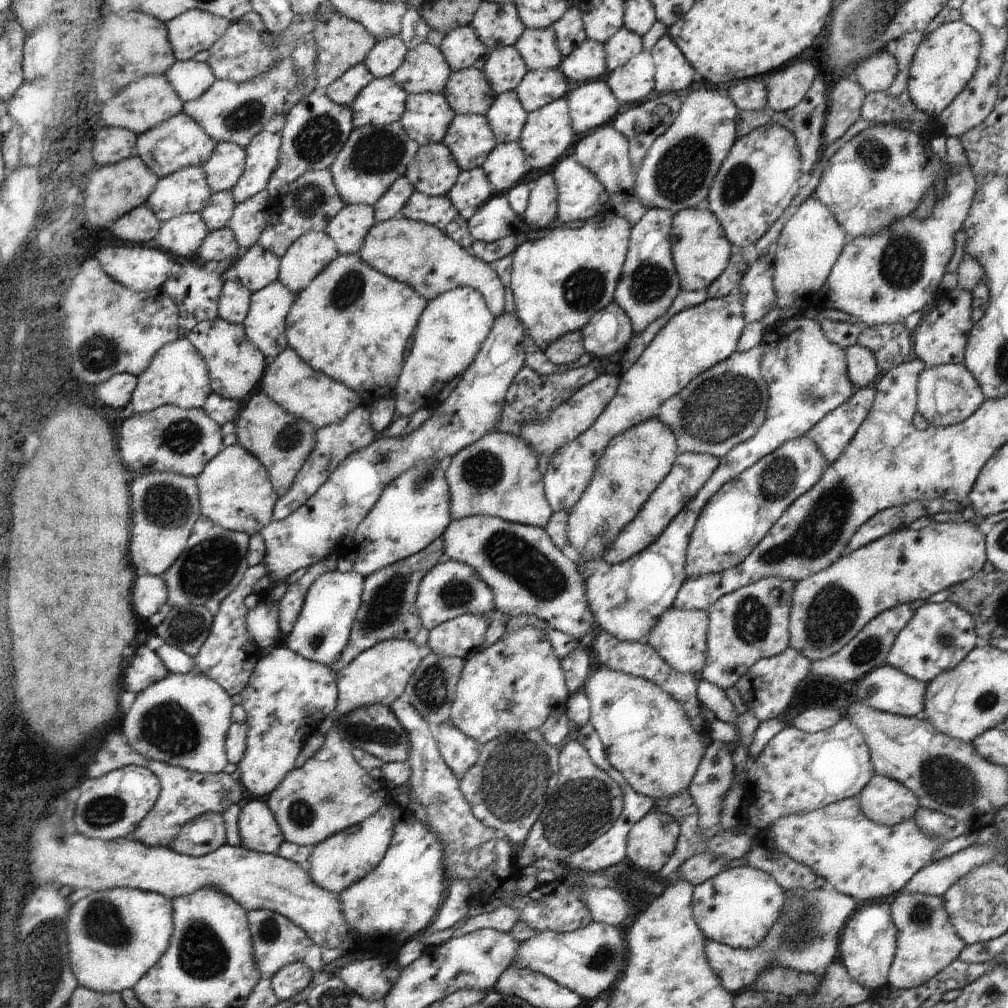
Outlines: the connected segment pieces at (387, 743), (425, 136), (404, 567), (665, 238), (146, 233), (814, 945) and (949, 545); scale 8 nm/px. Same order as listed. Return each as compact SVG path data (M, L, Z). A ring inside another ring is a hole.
M383 704L366 705L351 713L346 713L337 720L337 731L354 748L372 754L383 763L406 762L408 758L409 738L394 713Z
M425 92L407 96L404 112L398 121L408 136L421 147L430 143L442 143L454 117L456 114L442 93Z
M437 538L424 550L374 571L363 580L362 604L352 623L348 644L335 664L329 667L335 672L342 670L361 652L372 648L378 643L390 639L414 640L420 632L421 618L417 607L417 594L420 581L425 574L445 558L443 538Z
M647 209L646 214L631 228L629 247L613 294L613 302L630 318L634 335L638 335L650 323L666 314L681 291L669 238L673 216L674 214L664 209Z
M144 204L116 219L109 227L112 234L124 242L144 244L156 238L160 225L156 215Z
M829 885L816 889L810 887L796 891L785 891L785 893L786 904L783 906L783 911L780 912L779 920L774 923L774 926L756 948L748 950L735 949L712 939L705 940L704 950L708 964L711 966L712 972L719 978L720 984L728 992L732 993L744 988L746 985L752 985L757 976L772 965L783 966L786 969L796 969L801 973L810 973L812 971L822 973L824 968L838 959L839 938L843 924L848 920L850 914L856 910L858 901L848 895L840 894Z
M972 521L938 523L932 522L920 530L904 527L893 530L866 546L840 557L828 568L795 583L789 610L790 647L800 651L811 661L821 661L842 650L881 612L902 603L923 603L935 592L960 584L982 571L987 560L985 536Z

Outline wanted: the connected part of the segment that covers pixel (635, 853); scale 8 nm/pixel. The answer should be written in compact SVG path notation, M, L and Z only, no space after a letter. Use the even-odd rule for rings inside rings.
M655 808L630 829L627 838L628 860L640 872L656 877L674 852L680 833L676 819Z

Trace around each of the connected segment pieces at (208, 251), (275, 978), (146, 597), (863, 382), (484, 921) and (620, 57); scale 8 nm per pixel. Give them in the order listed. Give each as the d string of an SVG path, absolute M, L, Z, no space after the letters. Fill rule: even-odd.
M226 226L224 229L209 231L208 236L196 249L195 254L198 254L207 263L210 260L216 260L216 262L230 260L234 262L240 252L241 249L234 233Z
M304 962L286 965L270 976L272 990L280 1000L286 1000L310 985L312 973Z
M143 575L136 578L132 588L132 606L138 618L148 620L152 614L161 610L167 602L167 586L158 575Z
M856 343L854 346L845 349L847 362L847 375L856 388L874 386L878 381L879 366L877 365L875 354L870 349L864 348Z
M502 905L490 913L484 913L475 918L468 918L459 928L451 928L446 932L440 932L444 940L452 937L461 937L480 929L496 929L499 931L510 931L519 921L519 910L510 905Z
M622 27L605 43L605 61L609 71L624 66L633 56L644 50L643 40L639 34Z

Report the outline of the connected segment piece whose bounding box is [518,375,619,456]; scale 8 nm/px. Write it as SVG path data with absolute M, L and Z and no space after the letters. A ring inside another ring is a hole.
M600 375L592 382L580 387L567 401L557 406L541 422L525 423L518 435L524 439L540 456L550 456L555 453L563 444L573 441L585 430L592 426L592 423L604 412L606 405L614 398L619 385L619 377L616 375Z

